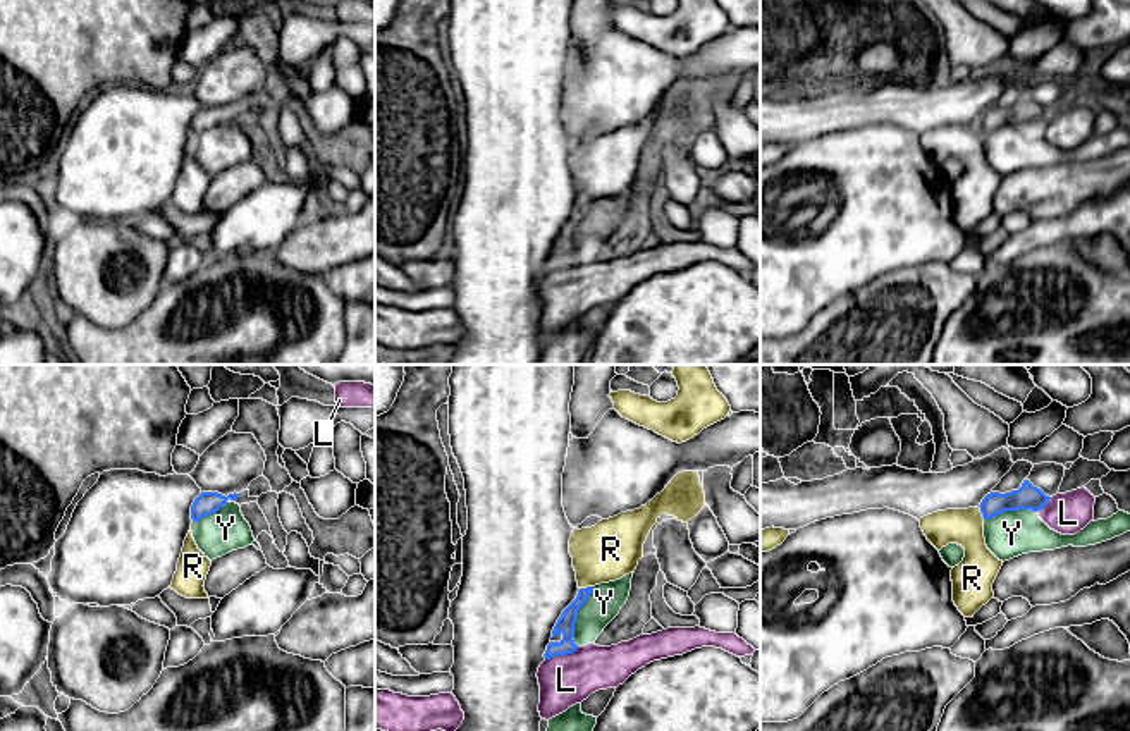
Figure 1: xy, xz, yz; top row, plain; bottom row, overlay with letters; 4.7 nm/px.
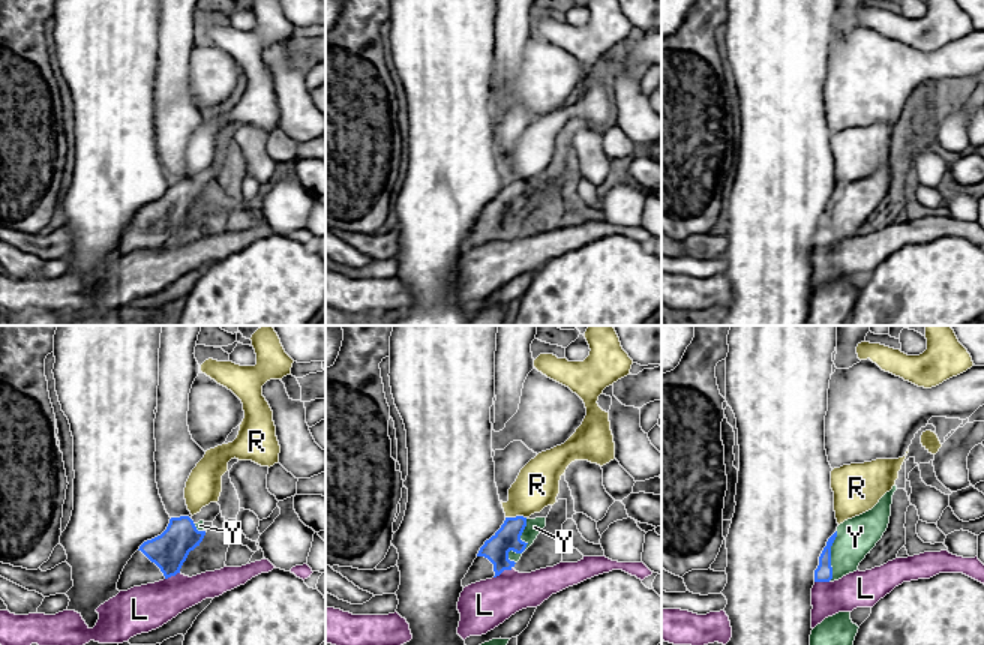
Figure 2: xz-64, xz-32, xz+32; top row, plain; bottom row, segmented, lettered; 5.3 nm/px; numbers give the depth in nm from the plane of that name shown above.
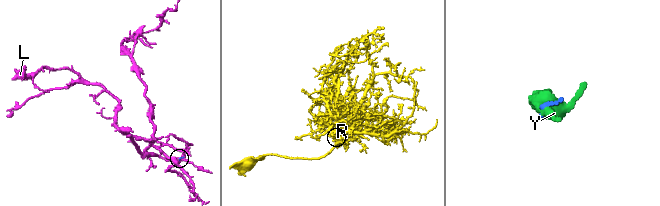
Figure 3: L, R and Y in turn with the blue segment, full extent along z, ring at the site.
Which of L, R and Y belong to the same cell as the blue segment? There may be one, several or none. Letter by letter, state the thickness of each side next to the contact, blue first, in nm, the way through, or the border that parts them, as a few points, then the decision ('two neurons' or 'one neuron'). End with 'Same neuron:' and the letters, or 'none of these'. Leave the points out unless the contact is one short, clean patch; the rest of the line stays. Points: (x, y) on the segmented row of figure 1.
L: 90/240 nm | along xz (578, 647), (546, 659) | two neurons
R: 90/280 nm | two neurons
Y: 90/160 nm | two neurons
Same neuron: none of these

